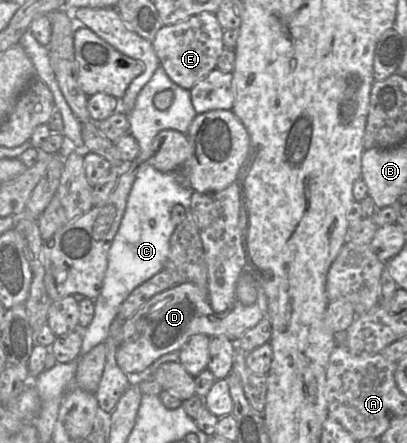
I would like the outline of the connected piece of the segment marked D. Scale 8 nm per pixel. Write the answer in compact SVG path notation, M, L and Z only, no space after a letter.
M194 283L177 284L153 296L132 317L124 321L122 337L116 353L118 366L127 375L140 374L161 356L180 351L195 335L211 338L225 336L234 343L262 318L267 316L268 300L261 286L257 288L257 299L252 305L244 305L238 299L223 313L213 311L208 288Z

